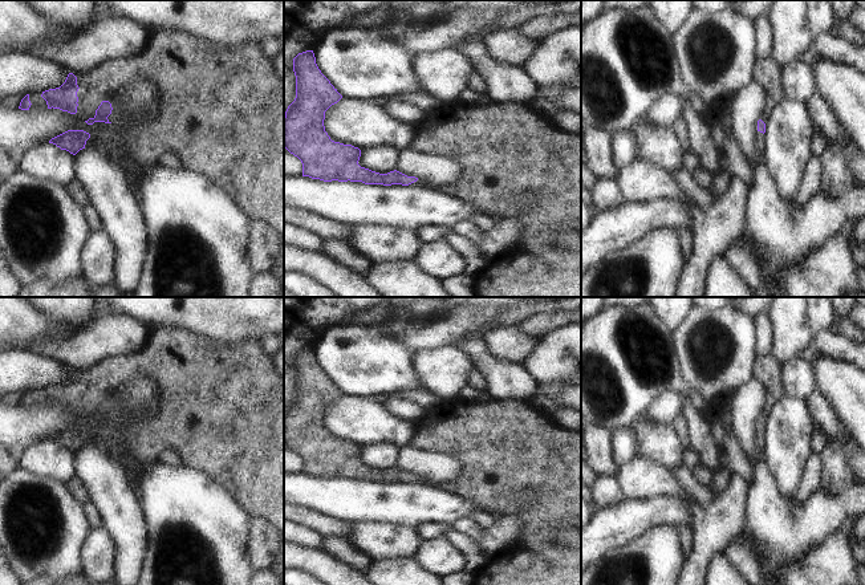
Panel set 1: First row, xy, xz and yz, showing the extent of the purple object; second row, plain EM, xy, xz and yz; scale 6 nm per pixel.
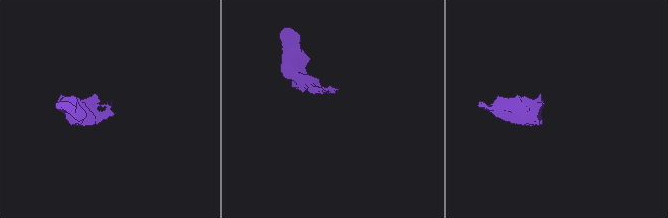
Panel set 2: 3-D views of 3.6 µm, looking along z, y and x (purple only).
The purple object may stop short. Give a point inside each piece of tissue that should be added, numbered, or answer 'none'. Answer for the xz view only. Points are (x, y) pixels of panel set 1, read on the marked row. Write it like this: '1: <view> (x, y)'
1: xz (511, 158)

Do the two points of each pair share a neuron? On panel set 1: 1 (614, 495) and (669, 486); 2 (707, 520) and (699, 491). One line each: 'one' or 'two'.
1: two
2: two

